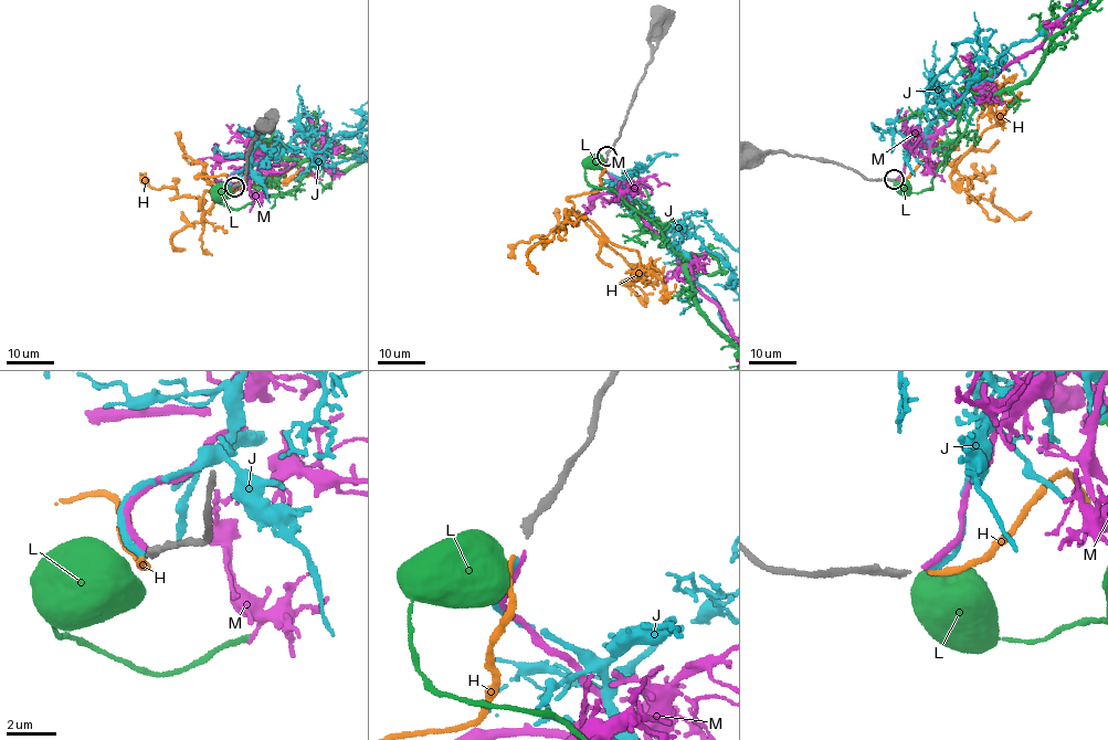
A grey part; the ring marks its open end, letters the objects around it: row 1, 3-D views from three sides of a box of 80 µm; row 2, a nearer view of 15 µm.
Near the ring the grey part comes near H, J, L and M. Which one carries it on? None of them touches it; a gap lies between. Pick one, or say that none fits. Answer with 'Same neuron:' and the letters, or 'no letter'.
Same neuron: H

